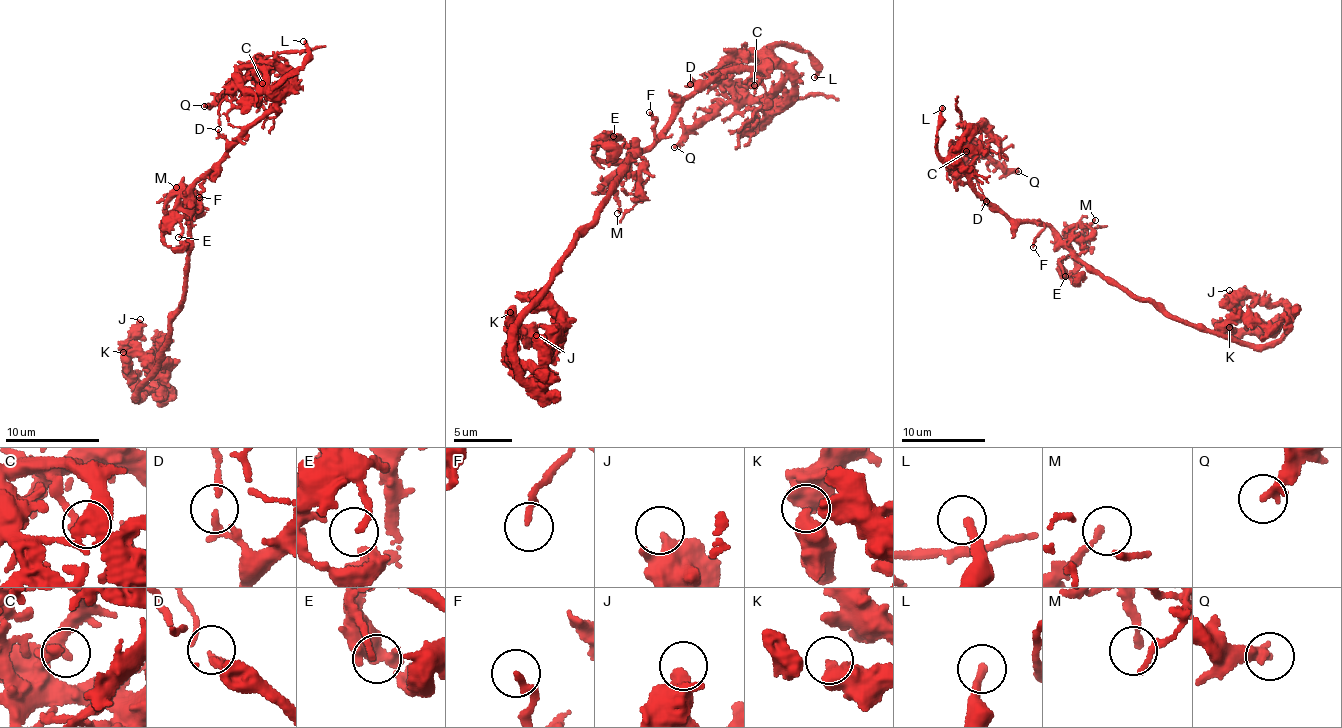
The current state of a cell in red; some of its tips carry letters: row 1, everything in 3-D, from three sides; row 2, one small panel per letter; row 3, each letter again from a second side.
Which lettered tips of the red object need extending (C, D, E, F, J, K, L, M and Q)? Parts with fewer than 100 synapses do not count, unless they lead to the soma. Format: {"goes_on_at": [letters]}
{"goes_on_at": ["L"]}

